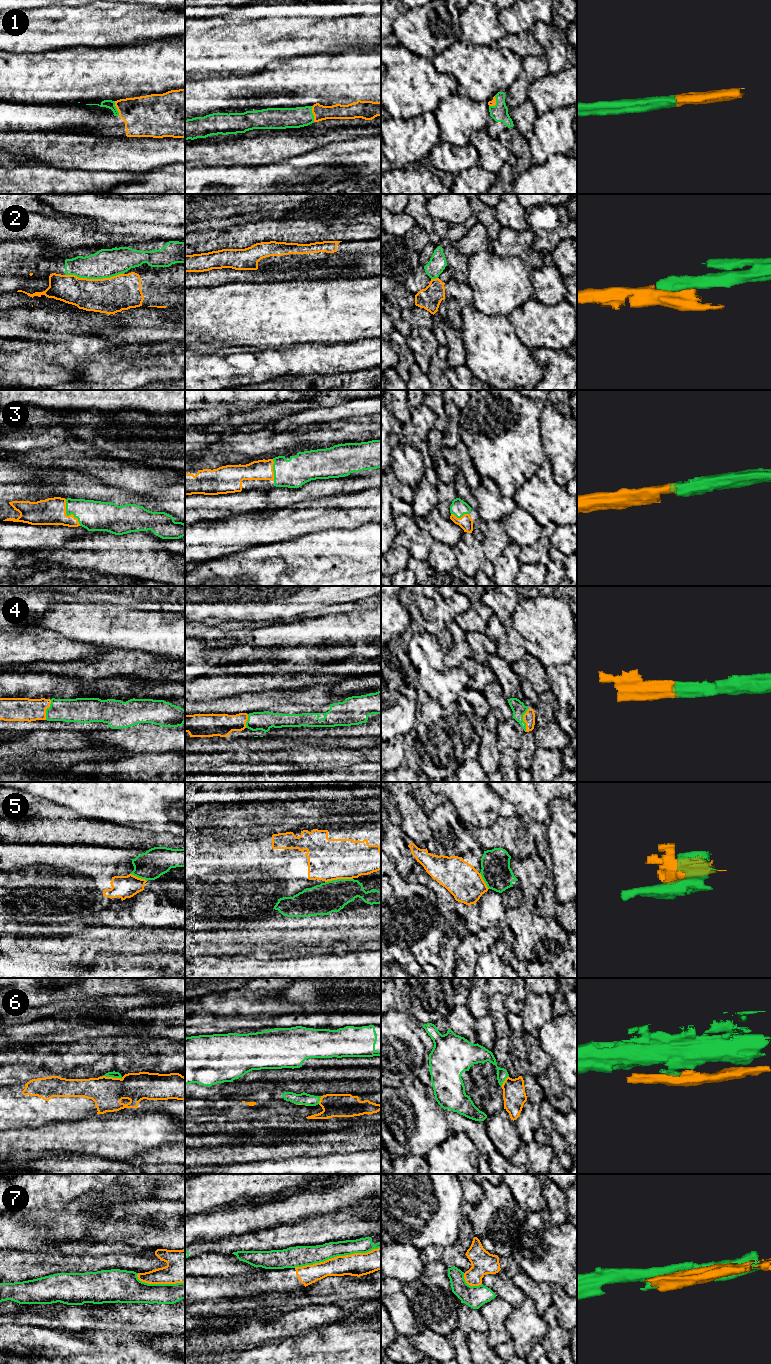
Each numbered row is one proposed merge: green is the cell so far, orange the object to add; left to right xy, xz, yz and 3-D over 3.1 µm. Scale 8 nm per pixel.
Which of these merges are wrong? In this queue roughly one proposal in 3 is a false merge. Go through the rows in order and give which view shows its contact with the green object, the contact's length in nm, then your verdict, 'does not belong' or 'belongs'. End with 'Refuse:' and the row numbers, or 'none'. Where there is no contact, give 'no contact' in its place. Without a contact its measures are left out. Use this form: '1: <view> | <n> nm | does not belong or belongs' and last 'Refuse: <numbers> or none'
1: xz | 130 nm | belongs
2: xy | 480 nm | does not belong
3: xy | 240 nm | belongs
4: yz | 190 nm | belongs
5: xz | 220 nm | does not belong
6: xy | 150 nm | does not belong
7: xz | 700 nm | does not belong
Refuse: 2, 5, 6, 7

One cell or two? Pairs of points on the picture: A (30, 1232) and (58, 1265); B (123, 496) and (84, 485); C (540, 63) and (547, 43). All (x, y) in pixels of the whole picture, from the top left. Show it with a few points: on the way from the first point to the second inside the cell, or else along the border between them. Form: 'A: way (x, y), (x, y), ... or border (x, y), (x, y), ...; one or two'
A: border (15, 1248), (38, 1252); two
B: way (113, 494), (94, 489); one
C: border (543, 55), (547, 61), (549, 72); two

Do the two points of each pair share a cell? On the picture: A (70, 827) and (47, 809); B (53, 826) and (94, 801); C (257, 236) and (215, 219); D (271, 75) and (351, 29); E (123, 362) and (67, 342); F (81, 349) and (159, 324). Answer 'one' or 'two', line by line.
A: one
B: two
C: two
D: two
E: two
F: two

